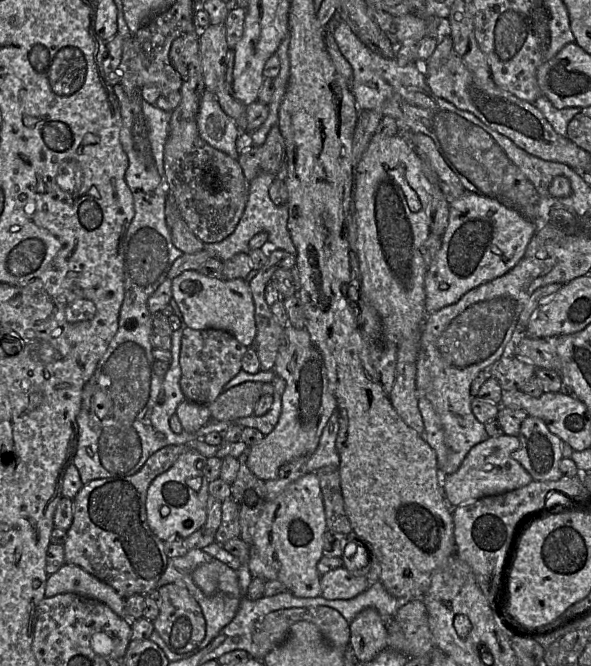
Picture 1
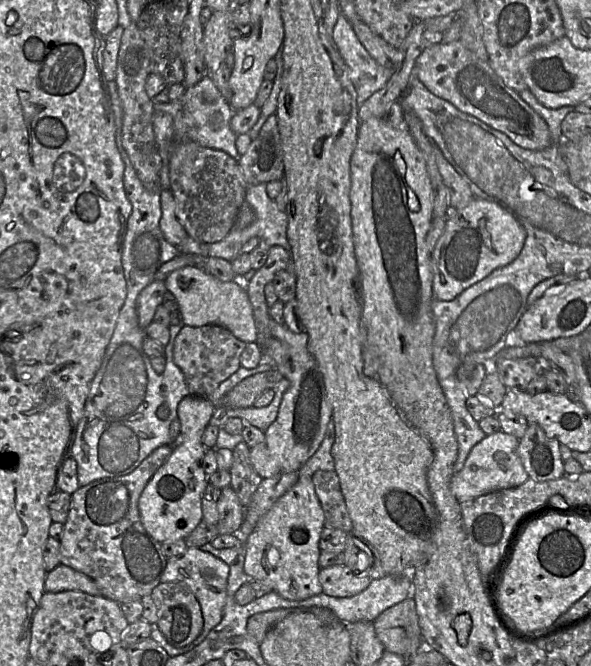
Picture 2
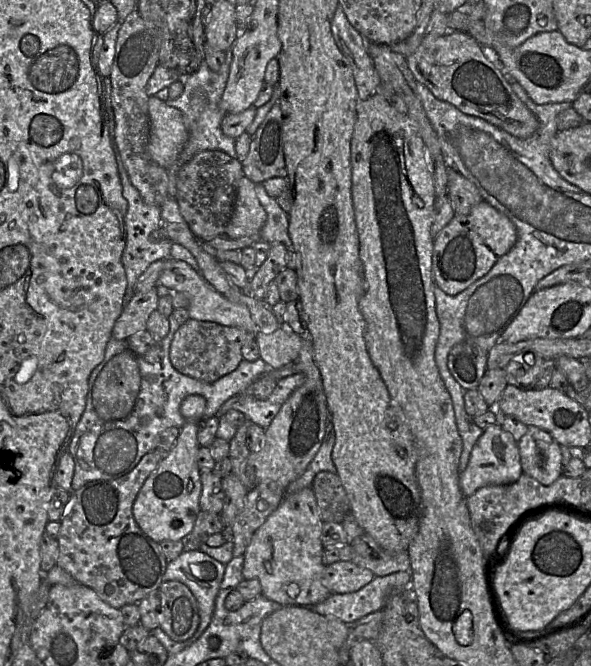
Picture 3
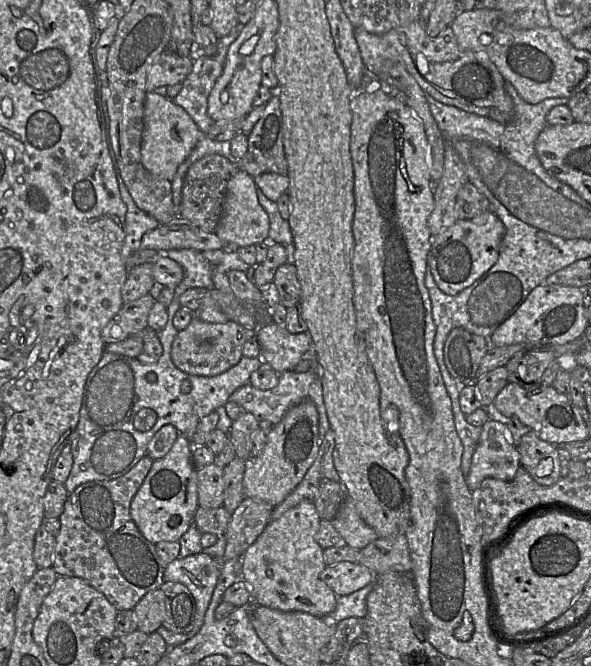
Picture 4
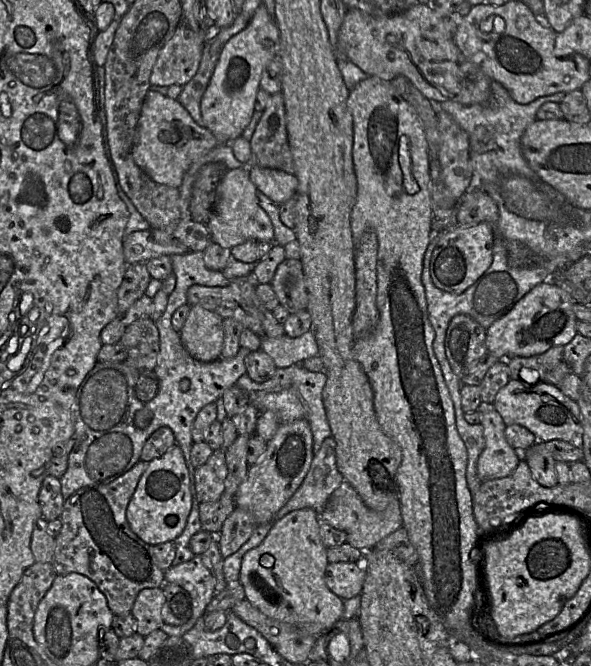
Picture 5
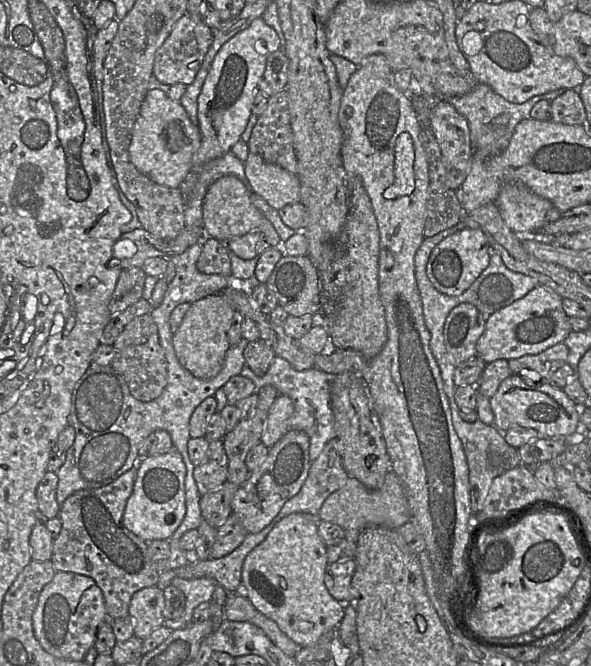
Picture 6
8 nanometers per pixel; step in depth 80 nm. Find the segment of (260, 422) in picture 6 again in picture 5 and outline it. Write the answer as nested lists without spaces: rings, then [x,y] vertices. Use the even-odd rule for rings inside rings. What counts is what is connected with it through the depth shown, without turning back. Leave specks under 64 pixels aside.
[[[238,435],[233,444],[225,450],[227,476],[224,481],[225,491],[235,496],[240,484],[248,472],[247,447],[250,436]]]

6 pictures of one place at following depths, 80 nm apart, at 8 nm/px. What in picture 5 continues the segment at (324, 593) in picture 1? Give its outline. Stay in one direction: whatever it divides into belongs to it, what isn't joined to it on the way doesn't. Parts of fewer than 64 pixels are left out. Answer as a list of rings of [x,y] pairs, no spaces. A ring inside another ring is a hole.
[[[361,562],[328,563],[324,582],[329,590],[342,600],[361,594],[366,568]]]

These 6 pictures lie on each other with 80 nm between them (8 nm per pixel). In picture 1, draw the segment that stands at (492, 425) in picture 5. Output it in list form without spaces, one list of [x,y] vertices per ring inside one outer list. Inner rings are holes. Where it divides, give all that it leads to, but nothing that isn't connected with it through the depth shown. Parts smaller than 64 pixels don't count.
[[[503,434],[489,437],[487,440],[473,446],[458,470],[451,475],[442,475],[442,485],[448,504],[455,508],[478,499],[503,494],[528,485],[533,481],[523,466],[511,456],[519,448],[517,436]]]

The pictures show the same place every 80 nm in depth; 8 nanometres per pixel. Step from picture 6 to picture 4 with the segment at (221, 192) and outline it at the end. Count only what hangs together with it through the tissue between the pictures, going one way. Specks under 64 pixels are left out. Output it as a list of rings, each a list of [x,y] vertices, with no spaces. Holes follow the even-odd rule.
[[[239,169],[227,184],[222,214],[215,234],[227,246],[227,249],[234,249],[234,247],[255,246],[263,241],[269,241],[269,227],[268,214],[257,198],[254,178]]]

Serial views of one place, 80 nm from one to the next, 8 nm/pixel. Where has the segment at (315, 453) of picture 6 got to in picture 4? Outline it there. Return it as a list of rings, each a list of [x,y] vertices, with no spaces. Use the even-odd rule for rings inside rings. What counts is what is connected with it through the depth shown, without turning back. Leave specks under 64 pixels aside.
[[[319,368],[312,369],[308,372],[296,372],[292,370],[283,371],[278,374],[278,383],[274,388],[269,390],[259,390],[248,383],[237,389],[228,399],[228,401],[240,405],[245,412],[252,413],[260,421],[260,427],[266,427],[266,429],[279,423],[291,407],[305,400],[313,402],[316,406],[321,443],[321,440],[330,429],[330,425],[323,402]]]

